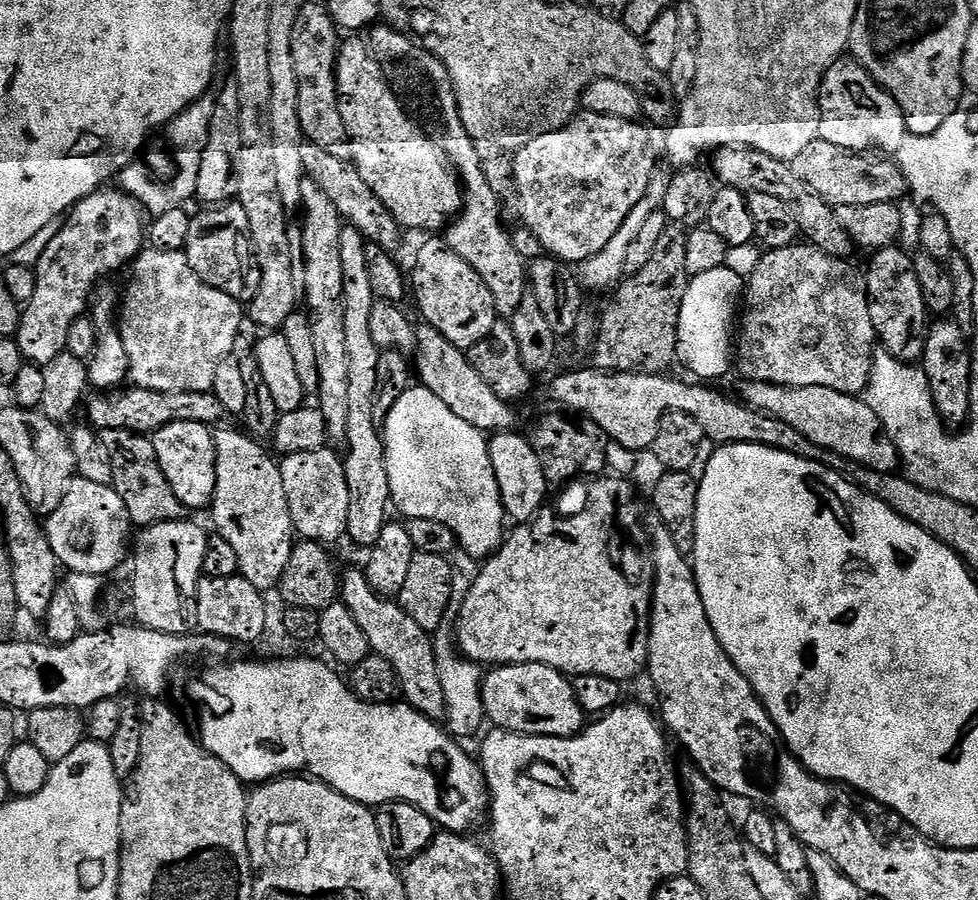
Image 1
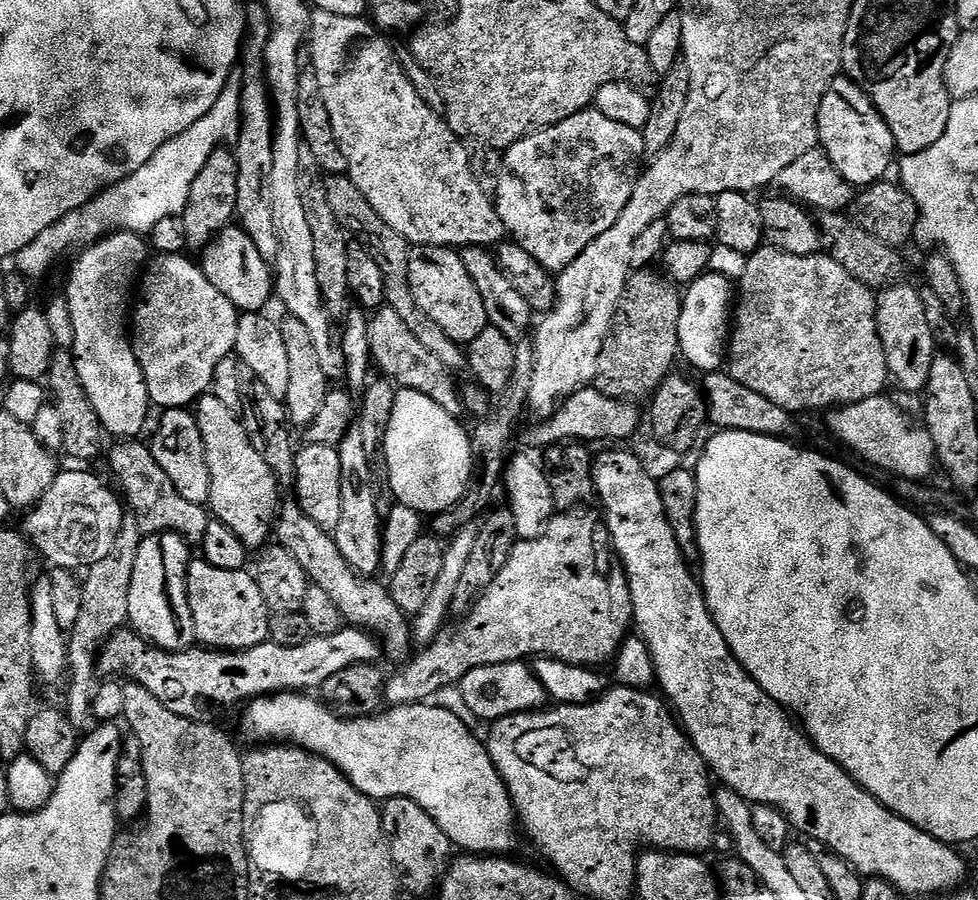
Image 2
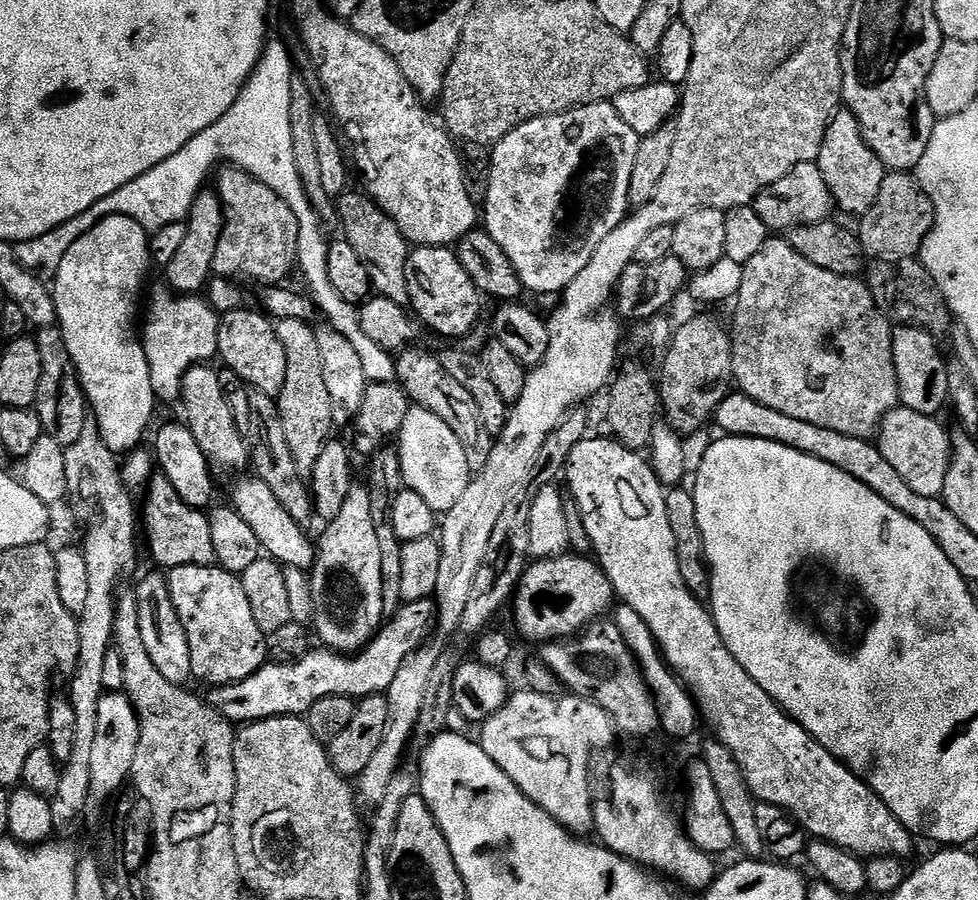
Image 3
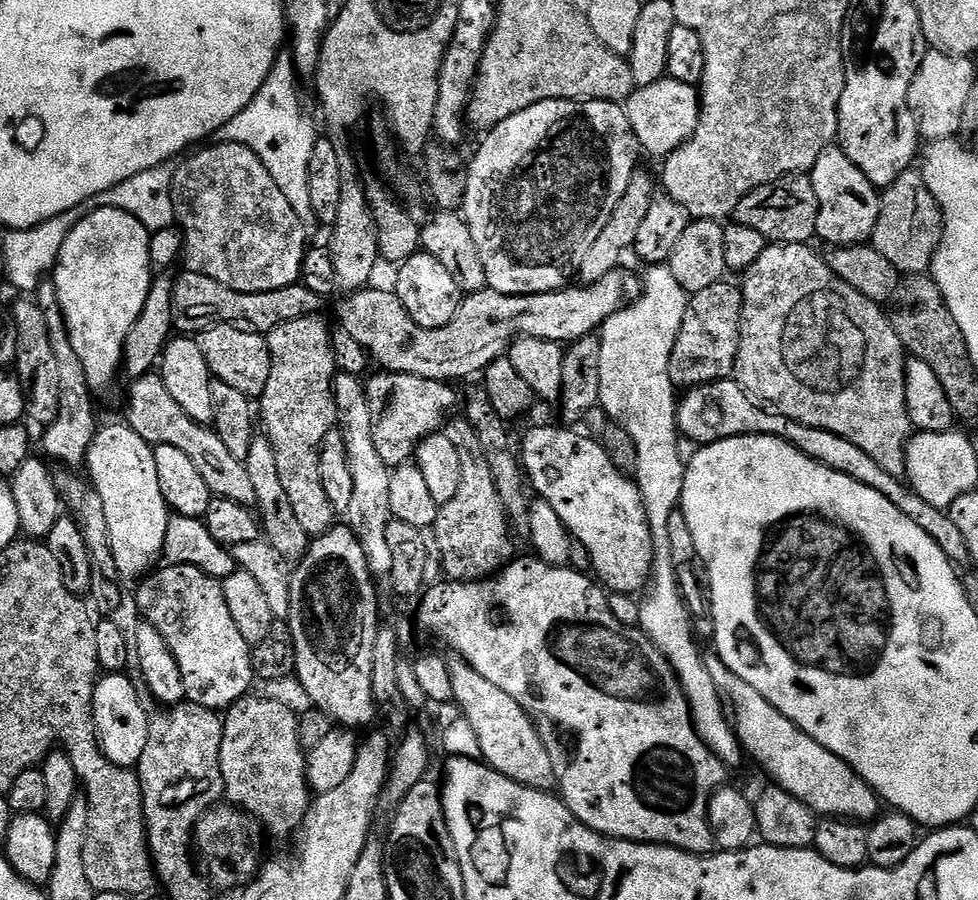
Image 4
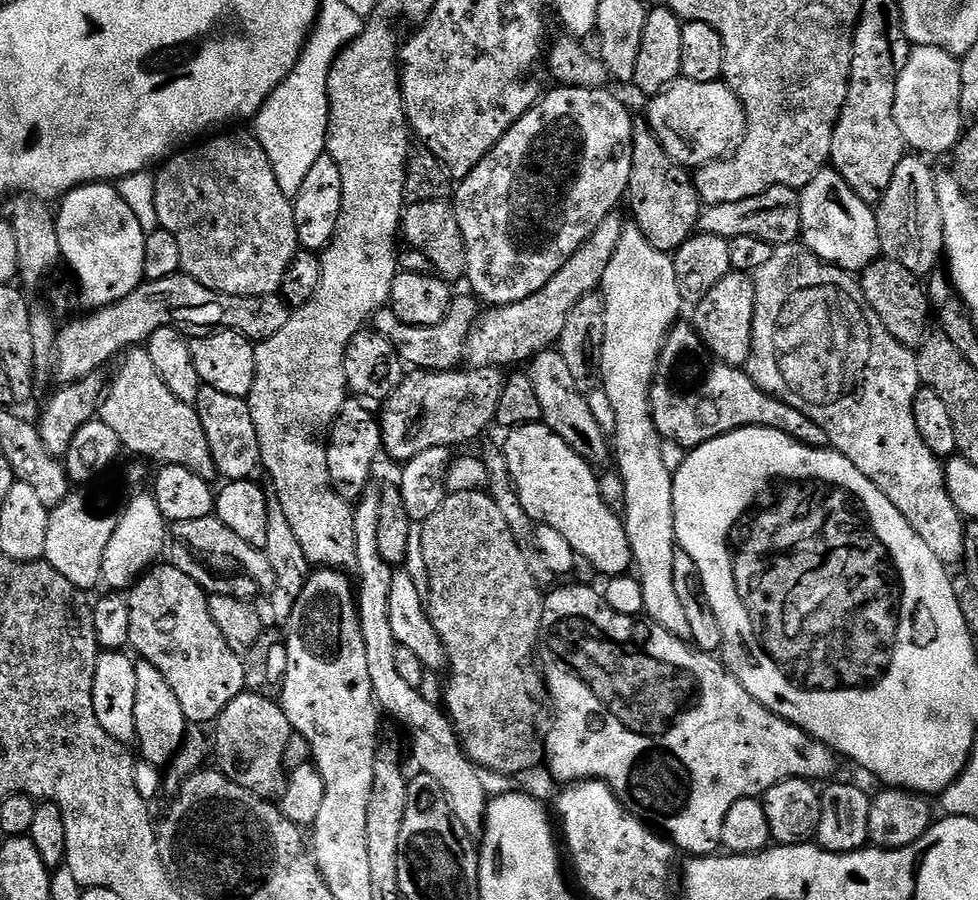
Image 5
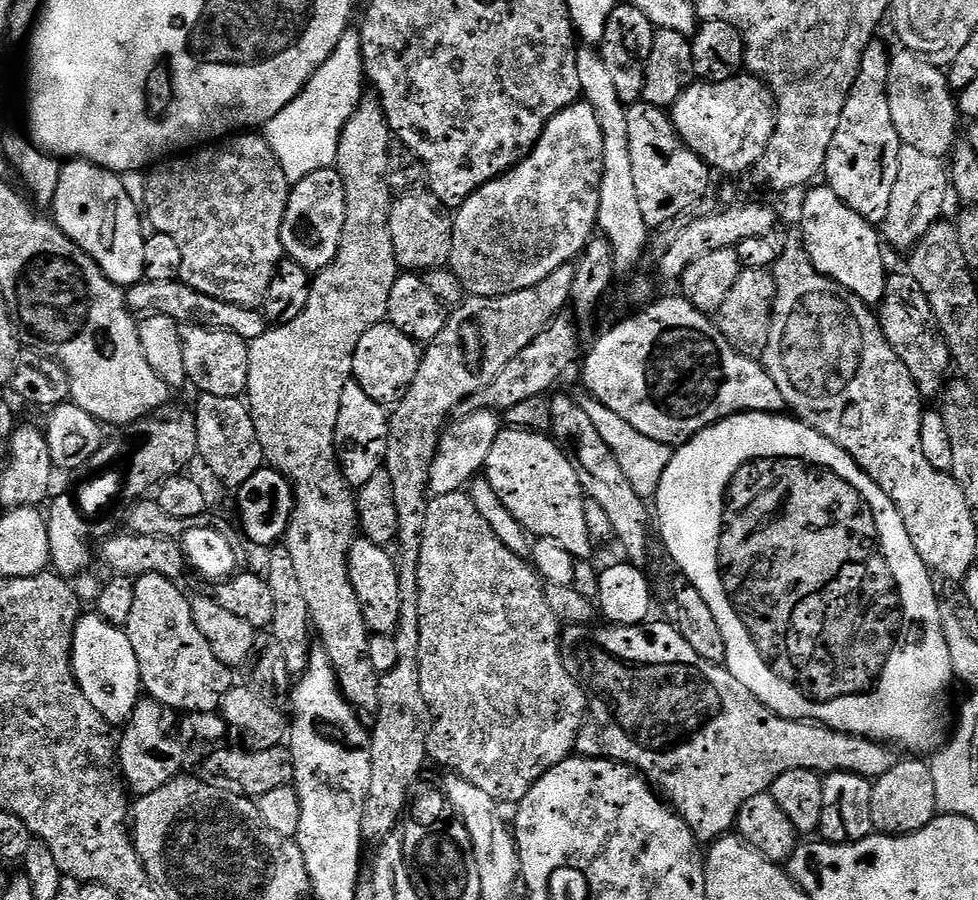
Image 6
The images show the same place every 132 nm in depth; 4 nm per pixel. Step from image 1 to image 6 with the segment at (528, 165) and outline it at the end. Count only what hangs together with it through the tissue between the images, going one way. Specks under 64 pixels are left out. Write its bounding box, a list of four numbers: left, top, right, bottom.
[447,102,604,296]

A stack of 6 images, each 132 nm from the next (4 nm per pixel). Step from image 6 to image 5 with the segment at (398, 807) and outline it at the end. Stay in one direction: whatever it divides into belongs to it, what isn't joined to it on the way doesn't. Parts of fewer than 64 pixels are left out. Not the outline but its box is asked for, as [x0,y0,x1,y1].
[467,214,626,368]

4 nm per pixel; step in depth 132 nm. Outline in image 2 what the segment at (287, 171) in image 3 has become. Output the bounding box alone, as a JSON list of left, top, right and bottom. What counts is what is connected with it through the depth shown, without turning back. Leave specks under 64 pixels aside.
[26,82,242,277]

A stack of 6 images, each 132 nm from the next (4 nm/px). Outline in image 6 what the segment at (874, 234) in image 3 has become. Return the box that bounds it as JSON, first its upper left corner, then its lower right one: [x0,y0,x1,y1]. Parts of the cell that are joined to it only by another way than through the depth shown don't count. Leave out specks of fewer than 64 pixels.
[882,144,950,250]

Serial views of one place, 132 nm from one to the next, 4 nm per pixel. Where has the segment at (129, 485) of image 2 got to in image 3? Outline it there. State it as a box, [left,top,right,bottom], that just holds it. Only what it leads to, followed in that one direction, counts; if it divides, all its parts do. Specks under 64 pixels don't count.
[142,471,216,570]

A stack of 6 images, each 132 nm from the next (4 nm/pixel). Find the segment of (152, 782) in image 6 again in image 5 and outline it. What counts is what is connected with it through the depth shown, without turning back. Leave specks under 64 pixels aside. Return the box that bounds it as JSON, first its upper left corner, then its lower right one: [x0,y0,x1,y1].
[134,660,189,765]

